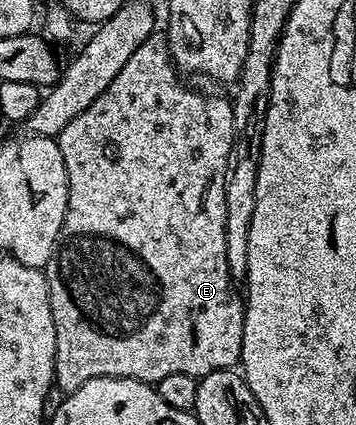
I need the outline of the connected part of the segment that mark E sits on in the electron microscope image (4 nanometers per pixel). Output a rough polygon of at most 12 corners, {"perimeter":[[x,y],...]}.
{"perimeter":[[135,48],[56,137],[53,380],[241,361],[233,103]]}

